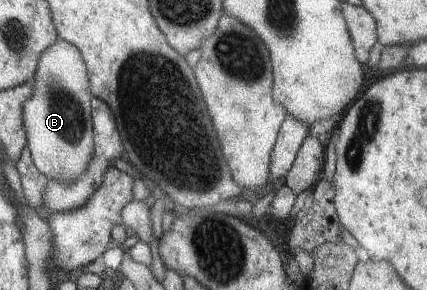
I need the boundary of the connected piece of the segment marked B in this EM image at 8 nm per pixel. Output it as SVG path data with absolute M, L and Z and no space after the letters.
M54 41L40 52L31 80L32 94L22 104L22 122L28 150L40 174L62 184L72 184L86 170L94 150L91 94L84 59L67 41Z

